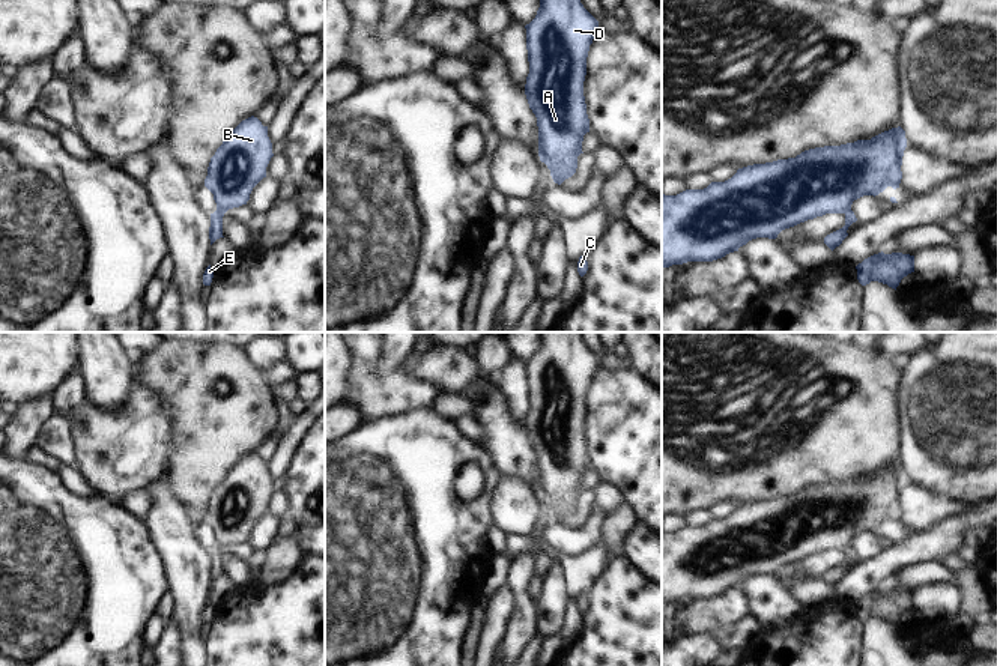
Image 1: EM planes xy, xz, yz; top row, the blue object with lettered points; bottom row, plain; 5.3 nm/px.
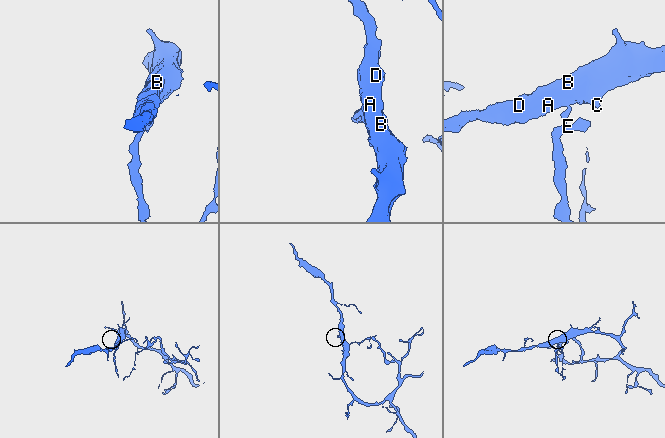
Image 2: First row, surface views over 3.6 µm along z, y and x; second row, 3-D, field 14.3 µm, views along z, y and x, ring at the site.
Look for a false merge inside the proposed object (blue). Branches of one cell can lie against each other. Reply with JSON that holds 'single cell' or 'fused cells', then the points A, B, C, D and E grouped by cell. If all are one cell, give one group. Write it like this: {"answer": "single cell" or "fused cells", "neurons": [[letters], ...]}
{"answer": "fused cells", "neurons": [["A", "B", "C", "D"], ["E"]]}

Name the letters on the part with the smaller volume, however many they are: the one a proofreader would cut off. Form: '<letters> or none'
E

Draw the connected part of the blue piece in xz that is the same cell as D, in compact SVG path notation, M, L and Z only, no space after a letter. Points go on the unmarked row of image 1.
M540 332L537 352L525 365L529 398L525 431L537 454L538 493L550 507L553 519L564 519L576 510L577 493L583 490L583 472L589 469L583 418L599 358L583 344L580 332Z

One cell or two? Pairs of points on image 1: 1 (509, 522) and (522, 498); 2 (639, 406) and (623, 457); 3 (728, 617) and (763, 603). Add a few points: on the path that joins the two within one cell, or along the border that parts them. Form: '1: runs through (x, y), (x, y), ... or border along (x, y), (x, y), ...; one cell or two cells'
1: runs through (512, 516), (516, 504); one cell
2: runs through (633, 418), (633, 445); one cell
3: border along (737, 588), (743, 593), (751, 612); two cells

